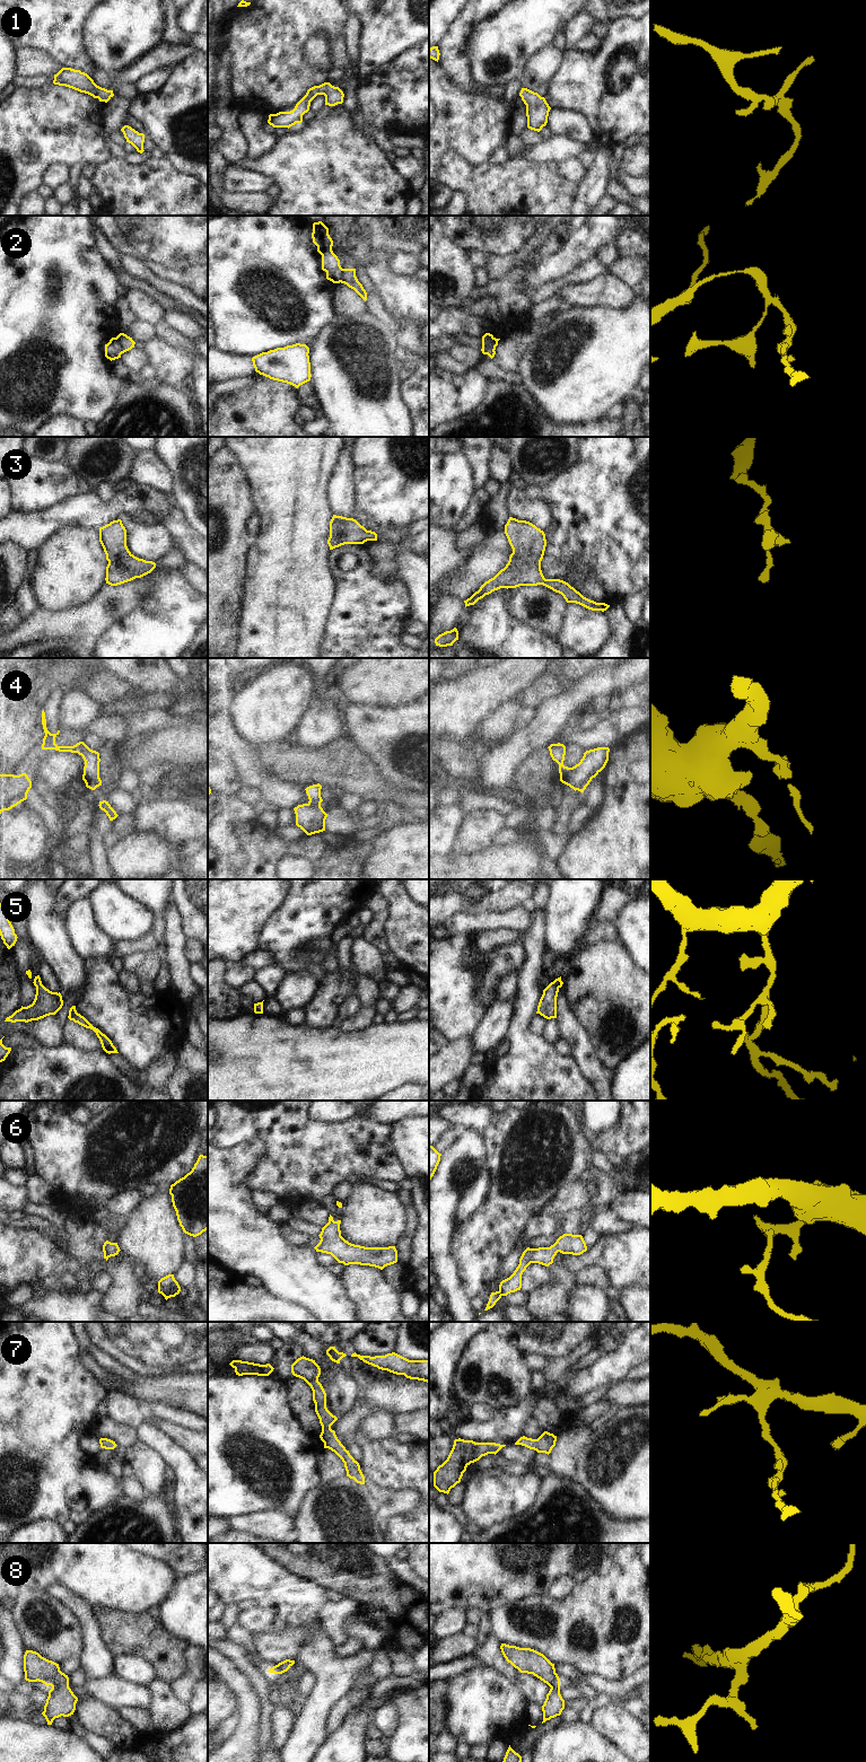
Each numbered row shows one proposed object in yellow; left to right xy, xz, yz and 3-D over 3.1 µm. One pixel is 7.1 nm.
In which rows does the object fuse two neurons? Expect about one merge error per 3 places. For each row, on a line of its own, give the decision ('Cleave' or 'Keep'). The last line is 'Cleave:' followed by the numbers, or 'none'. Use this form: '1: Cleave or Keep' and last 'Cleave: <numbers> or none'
1: Keep
2: Cleave
3: Keep
4: Keep
5: Keep
6: Keep
7: Keep
8: Keep
Cleave: 2.

